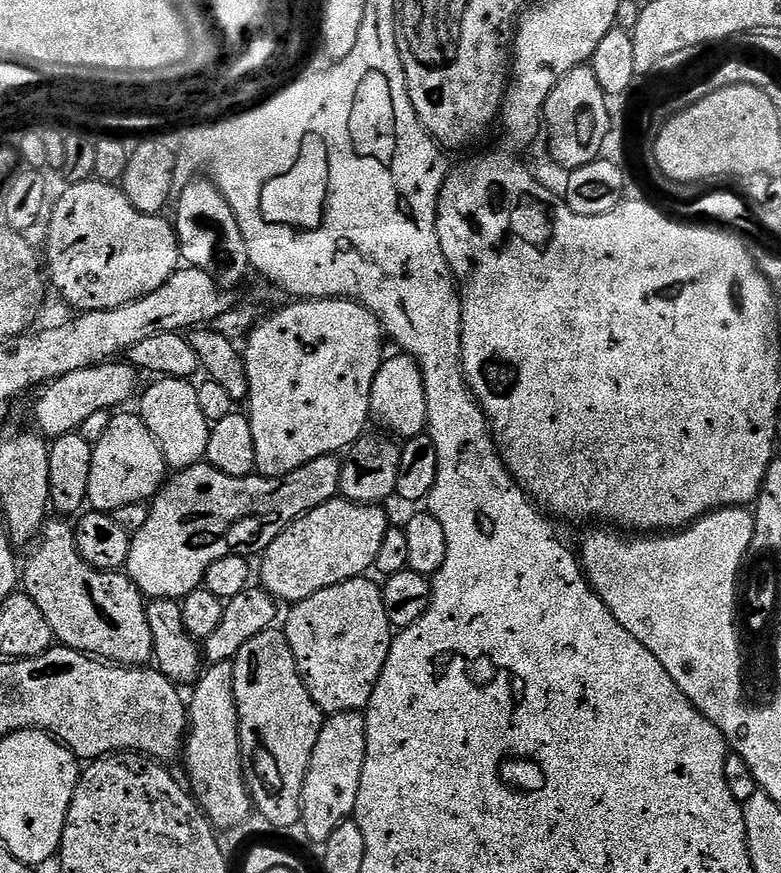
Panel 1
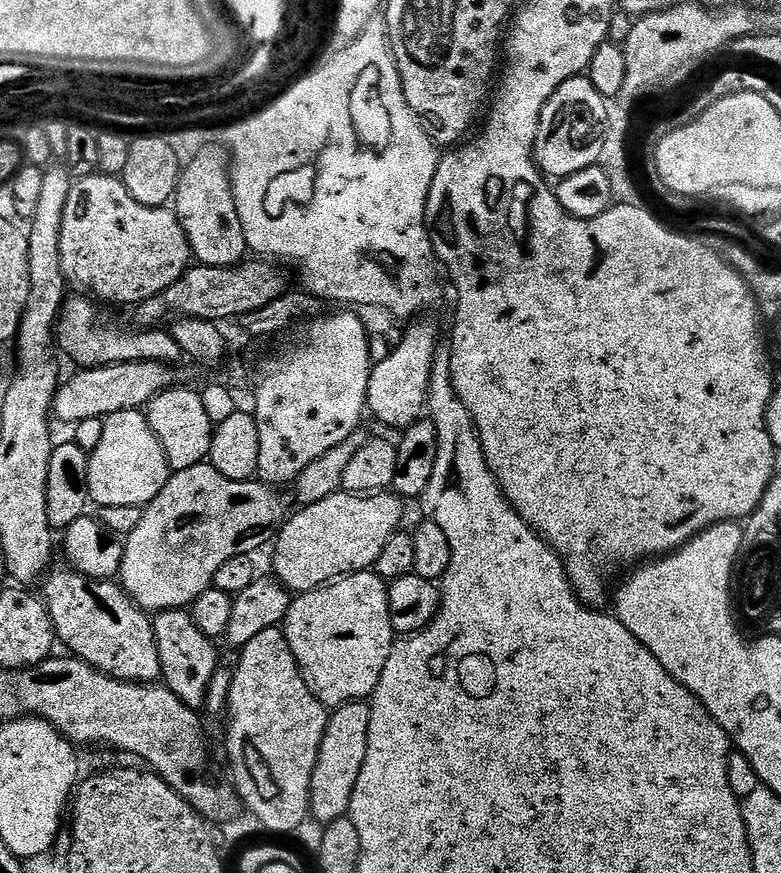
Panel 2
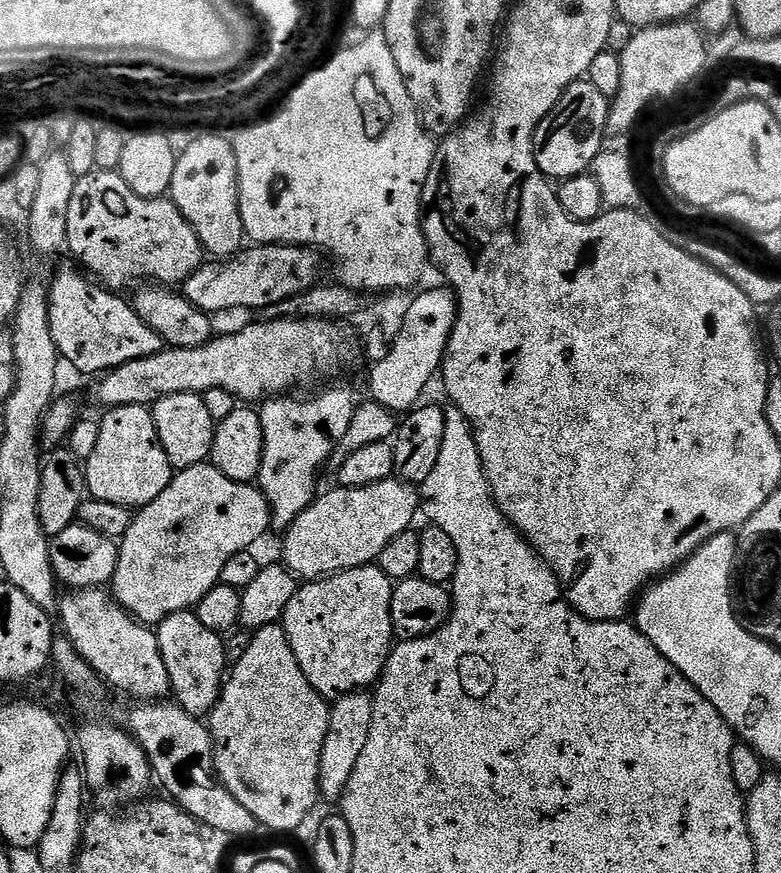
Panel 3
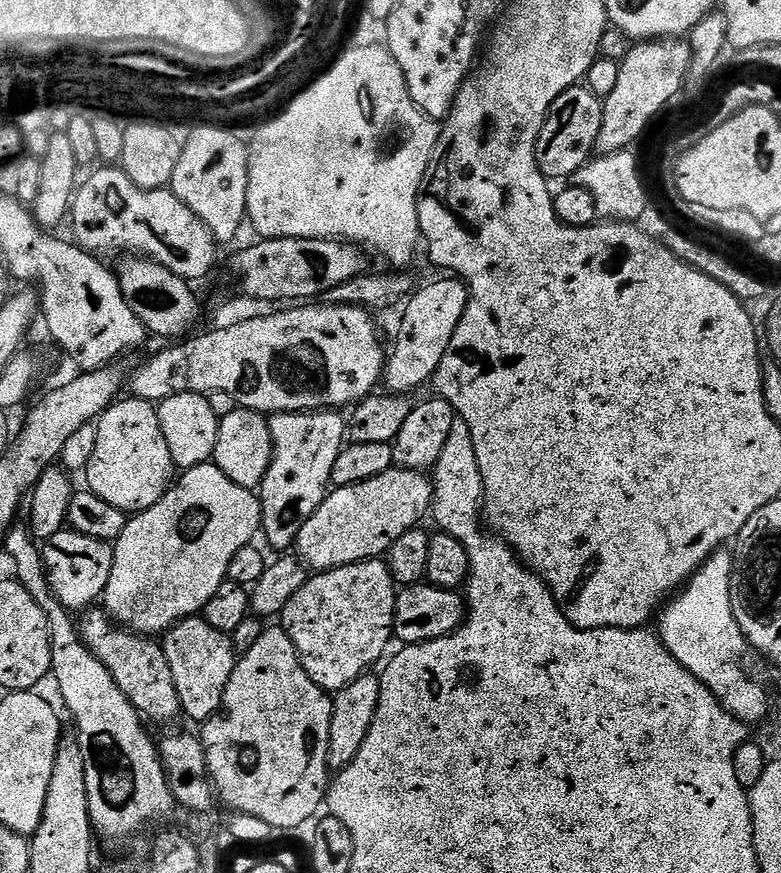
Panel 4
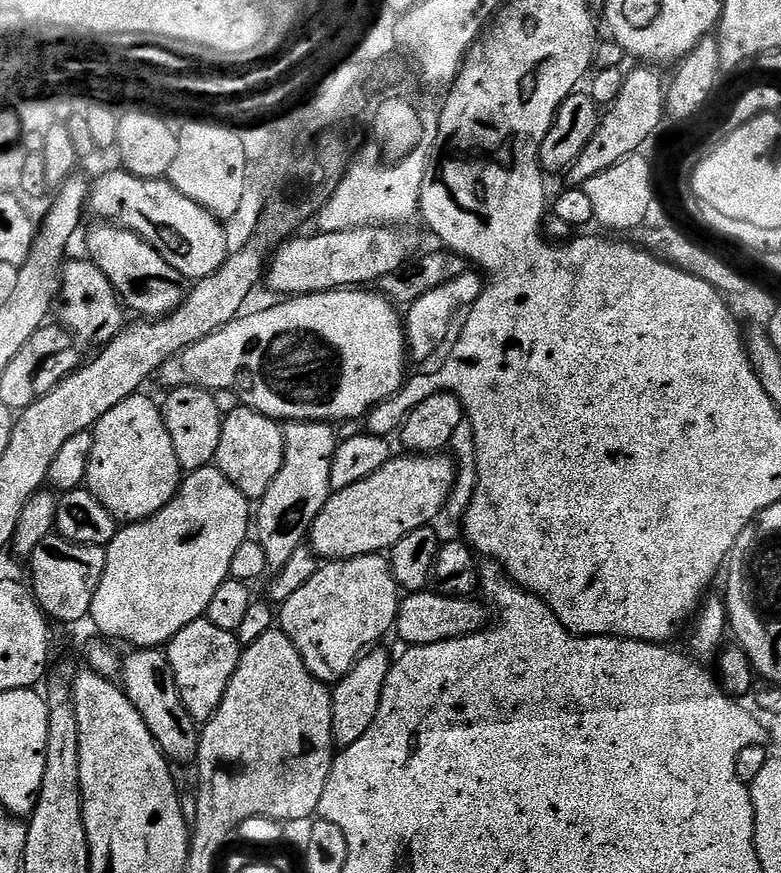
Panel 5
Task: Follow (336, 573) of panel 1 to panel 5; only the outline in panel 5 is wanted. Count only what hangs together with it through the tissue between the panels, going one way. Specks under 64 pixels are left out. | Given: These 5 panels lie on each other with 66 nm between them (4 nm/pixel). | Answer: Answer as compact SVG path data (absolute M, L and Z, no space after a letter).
M444 454L403 455L397 460L396 457L389 458L382 467L374 470L374 474L362 478L362 482L335 489L328 497L326 506L322 506L322 514L314 518L310 533L310 547L321 561L349 560L359 556L387 553L398 541L406 538L406 534L429 527L433 523L432 519L447 509L448 499L456 484L457 465Z

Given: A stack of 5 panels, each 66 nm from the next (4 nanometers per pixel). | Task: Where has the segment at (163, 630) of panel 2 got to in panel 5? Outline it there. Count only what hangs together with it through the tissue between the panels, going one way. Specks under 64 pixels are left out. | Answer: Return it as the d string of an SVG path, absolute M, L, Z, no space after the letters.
M206 618L190 622L166 646L166 655L176 685L180 691L186 710L197 722L206 722L220 708L222 698L230 686L230 678L240 661L242 644L239 644L237 633L227 632L214 626Z

